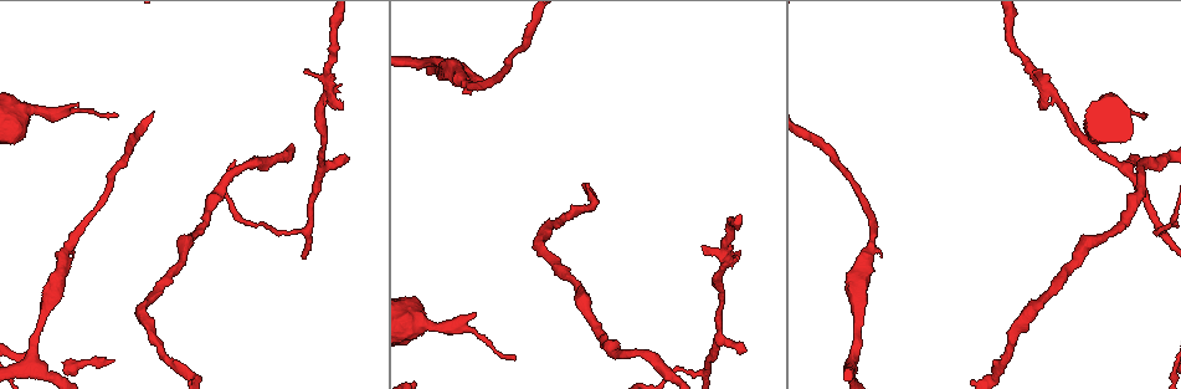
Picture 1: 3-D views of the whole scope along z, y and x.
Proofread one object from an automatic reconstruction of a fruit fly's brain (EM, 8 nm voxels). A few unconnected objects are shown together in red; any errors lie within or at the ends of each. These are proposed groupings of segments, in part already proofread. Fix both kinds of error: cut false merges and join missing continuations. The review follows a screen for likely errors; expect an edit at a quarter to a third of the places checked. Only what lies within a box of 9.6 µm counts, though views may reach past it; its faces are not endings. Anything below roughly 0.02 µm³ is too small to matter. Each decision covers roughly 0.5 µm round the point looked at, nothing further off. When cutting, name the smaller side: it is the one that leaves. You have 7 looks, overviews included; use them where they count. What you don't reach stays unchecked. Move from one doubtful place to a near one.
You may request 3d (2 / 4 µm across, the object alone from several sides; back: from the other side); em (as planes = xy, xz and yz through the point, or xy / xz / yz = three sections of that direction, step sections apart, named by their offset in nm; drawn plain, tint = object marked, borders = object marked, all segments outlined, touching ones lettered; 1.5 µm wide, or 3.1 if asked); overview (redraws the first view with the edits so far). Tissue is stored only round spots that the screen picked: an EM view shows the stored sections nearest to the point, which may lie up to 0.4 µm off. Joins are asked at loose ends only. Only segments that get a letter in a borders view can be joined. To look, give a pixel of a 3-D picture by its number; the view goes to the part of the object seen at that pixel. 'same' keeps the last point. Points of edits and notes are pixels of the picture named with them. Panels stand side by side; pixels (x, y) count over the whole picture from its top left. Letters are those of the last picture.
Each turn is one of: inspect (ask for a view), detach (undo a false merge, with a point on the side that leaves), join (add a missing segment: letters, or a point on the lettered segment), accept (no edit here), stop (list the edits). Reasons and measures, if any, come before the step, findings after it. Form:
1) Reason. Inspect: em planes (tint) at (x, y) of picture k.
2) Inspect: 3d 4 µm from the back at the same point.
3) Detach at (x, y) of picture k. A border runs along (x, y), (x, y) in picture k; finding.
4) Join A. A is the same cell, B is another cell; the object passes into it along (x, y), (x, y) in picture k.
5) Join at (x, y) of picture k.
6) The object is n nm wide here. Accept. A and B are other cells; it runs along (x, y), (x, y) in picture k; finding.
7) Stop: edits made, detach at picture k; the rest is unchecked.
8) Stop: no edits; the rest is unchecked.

Branch stops here. Inspect: 3d 2 µm at (1136, 159) of picture 1.

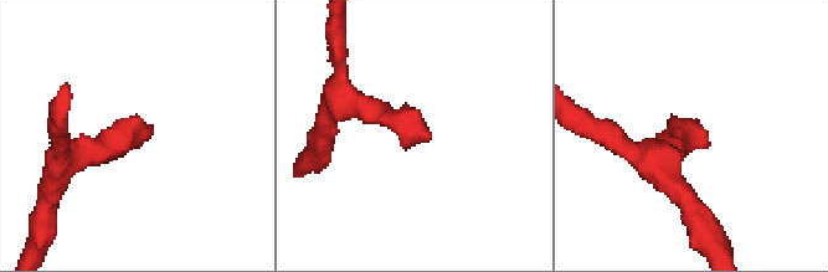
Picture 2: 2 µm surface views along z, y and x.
Now the EM. Inspect: em xz step 8 (tint) at (430, 139) of picture 2.

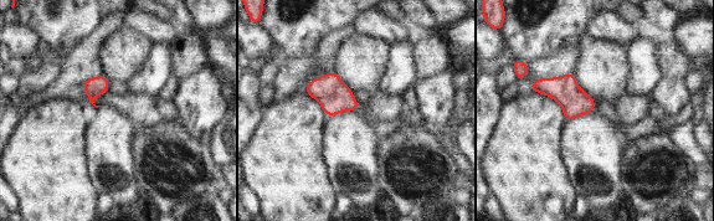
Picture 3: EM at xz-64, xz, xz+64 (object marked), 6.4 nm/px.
Inspect: em planes (borders) at the same point.

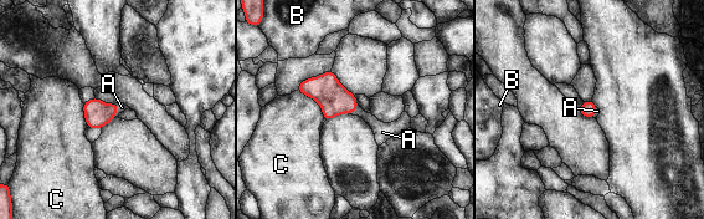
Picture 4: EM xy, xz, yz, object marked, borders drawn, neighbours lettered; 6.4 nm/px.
The object is 100 nm wide here. Join A. A is the same cell, B and C are other cells; the object passes into it along (97, 115), (117, 111), (122, 107) in picture 4; it goes on there.

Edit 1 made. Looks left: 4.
Three arms meet. Inspect: 3d 4 µm at (305, 231) of picture 1.

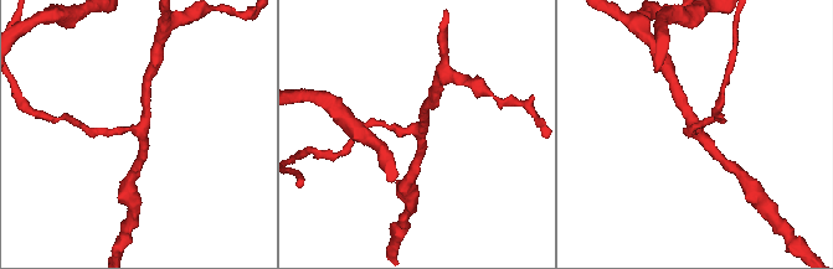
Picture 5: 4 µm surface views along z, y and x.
Now the EM. Inspect: em xz step 8 (tint) at (701, 130) of picture 5.

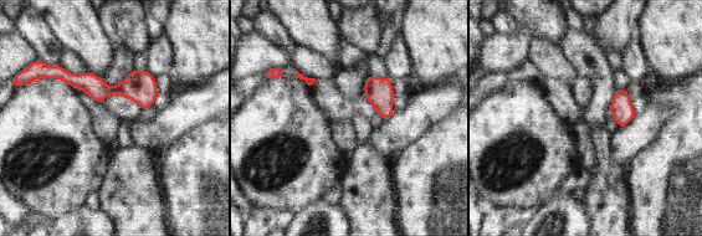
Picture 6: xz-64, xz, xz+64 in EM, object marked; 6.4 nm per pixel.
Another direction. Inspect: em planes (borders) at the same point.

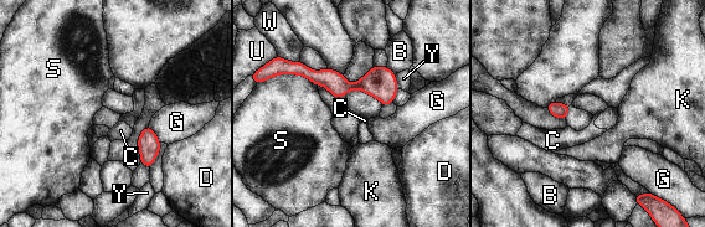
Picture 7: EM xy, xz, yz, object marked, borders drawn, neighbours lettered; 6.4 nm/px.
The object is 90 nm wide here; the longest contact is with S, 400 nm. Accept. B, C, D, G, K, S, U, W and Y are other cells; continuous, no second neuron.

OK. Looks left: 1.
Stop: edits made, join at picture 4; the rest is unchecked.

